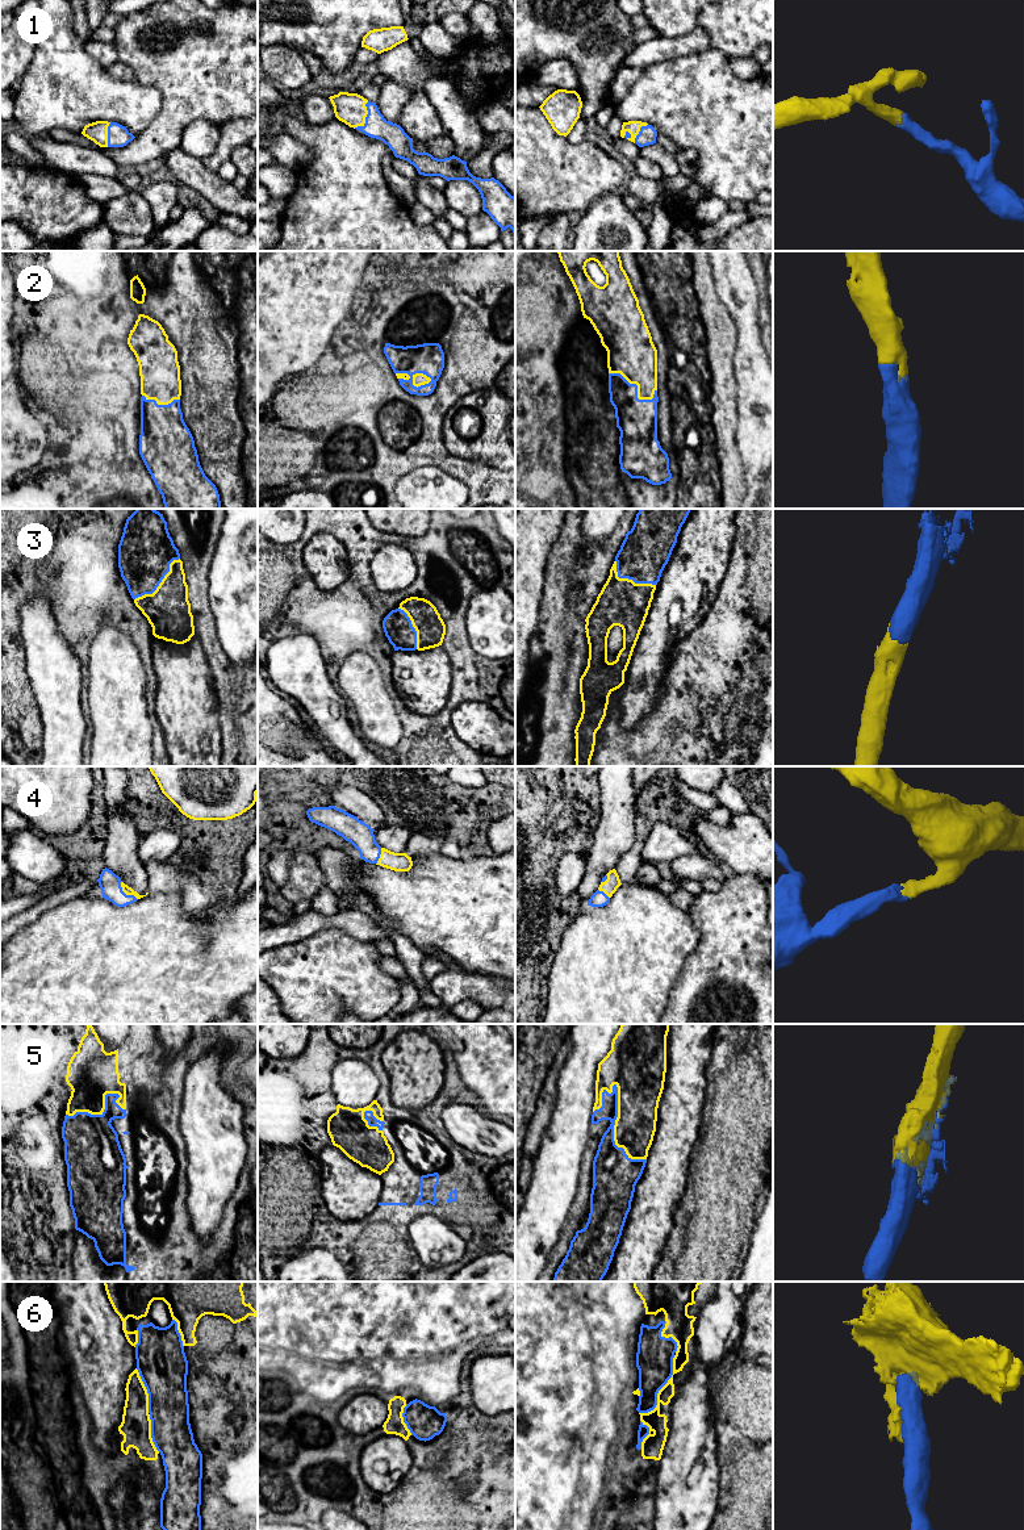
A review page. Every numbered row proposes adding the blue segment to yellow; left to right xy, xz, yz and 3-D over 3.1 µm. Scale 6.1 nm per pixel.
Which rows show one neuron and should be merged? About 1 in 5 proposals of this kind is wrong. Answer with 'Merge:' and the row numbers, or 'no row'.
Merge: 1, 2, 3, 4, 5, 6

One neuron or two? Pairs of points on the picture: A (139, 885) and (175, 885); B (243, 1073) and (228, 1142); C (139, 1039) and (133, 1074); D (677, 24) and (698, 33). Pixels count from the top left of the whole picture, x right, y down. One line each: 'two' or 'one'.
A: two
B: two
C: one
D: two

